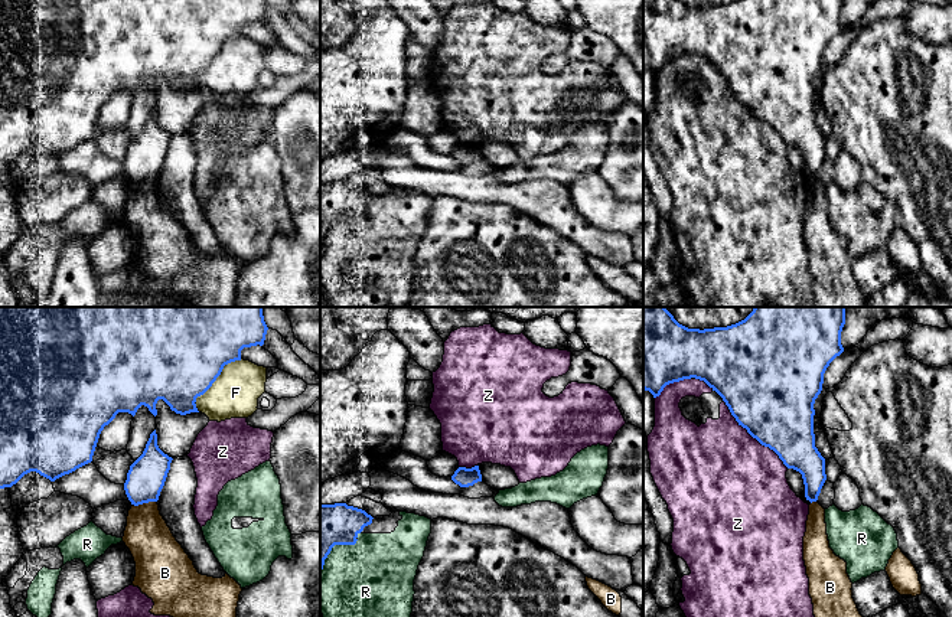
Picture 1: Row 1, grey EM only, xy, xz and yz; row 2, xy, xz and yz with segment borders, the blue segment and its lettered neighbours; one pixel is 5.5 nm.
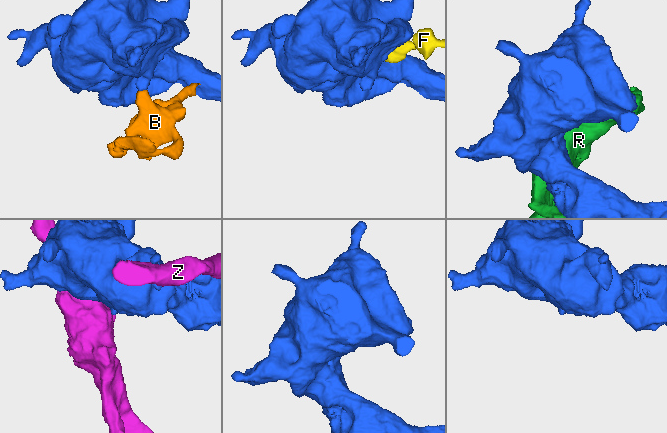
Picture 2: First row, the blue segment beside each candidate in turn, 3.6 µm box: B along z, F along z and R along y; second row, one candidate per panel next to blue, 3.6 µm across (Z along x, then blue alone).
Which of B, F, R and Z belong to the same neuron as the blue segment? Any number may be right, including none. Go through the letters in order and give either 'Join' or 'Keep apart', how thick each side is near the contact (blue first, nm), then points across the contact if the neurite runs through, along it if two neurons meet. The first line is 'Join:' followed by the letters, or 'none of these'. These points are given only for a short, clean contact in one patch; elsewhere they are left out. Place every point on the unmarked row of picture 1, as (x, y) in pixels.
Join: none of these
B: Keep apart. Thickness 220 nm (blue) against 260 nm. Boundary: xy (156, 178), (133, 182)
F: Keep apart. Thickness 440 nm (blue) against 260 nm
R: Keep apart. Thickness 260 nm (blue) against 440 nm
Z: Keep apart. Thickness 460 nm (blue) against 500 nm

